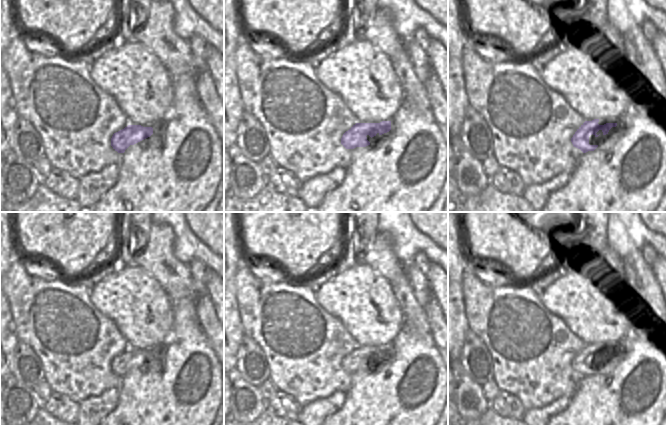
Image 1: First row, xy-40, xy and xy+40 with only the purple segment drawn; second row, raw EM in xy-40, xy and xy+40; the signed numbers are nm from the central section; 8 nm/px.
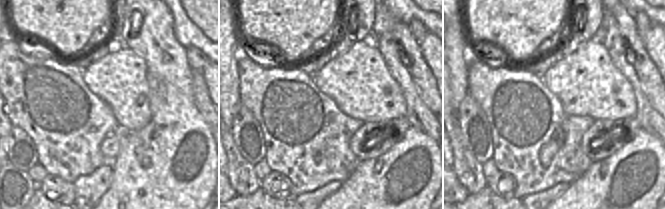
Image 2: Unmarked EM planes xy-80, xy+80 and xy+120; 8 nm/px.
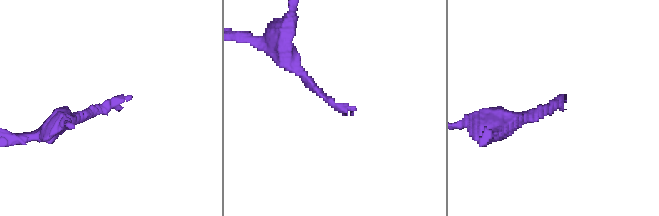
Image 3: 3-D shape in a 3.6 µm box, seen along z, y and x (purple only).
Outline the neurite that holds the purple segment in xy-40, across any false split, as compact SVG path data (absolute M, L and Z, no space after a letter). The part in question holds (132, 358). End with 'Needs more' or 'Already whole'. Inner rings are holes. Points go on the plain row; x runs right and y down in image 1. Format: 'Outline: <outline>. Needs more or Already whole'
Outline: M128 349L124 353L113 358L111 362L111 370L118 377L124 377L130 369L134 369L150 361L152 358L152 351Z. Already whole

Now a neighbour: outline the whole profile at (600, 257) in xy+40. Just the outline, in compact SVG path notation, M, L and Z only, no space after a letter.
M600 247L592 255L586 257L585 261L592 261L600 267L604 267L605 269L609 270L609 264L612 260L611 256Z

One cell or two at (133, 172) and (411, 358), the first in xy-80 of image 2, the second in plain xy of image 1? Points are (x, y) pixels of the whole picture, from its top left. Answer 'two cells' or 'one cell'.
one cell

